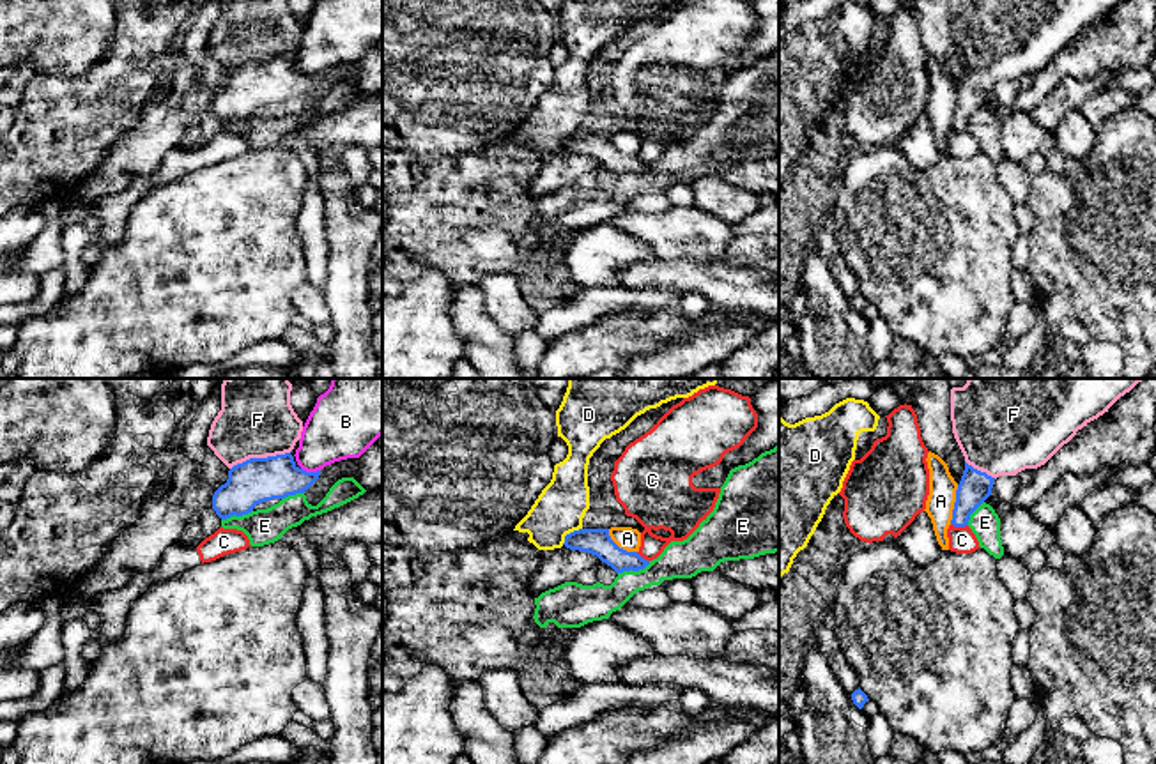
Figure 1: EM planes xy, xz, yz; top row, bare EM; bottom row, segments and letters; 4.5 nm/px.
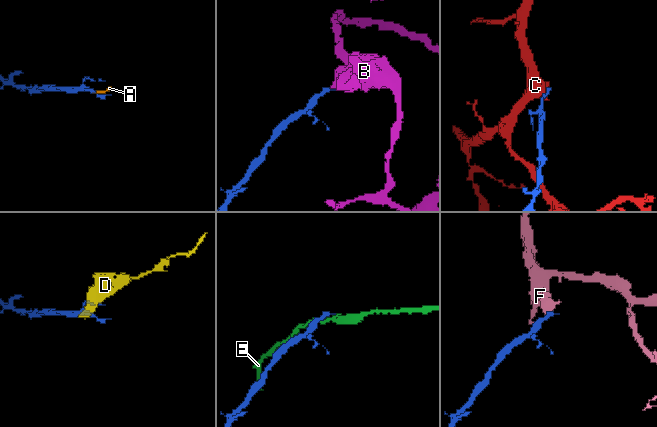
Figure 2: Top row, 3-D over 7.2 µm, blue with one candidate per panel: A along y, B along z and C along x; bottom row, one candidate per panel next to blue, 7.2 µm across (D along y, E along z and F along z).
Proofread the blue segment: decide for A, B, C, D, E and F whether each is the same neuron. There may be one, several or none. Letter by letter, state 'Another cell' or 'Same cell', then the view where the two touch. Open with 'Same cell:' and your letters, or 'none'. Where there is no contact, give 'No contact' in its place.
Same cell: F
A: Another cell. Touches blue in yz
B: Another cell. Touches blue in xy
C: Another cell. Touches blue in yz
D: Another cell. Touches blue in xz
E: Another cell. Touches blue in xz
F: Same cell. Touches blue in xy

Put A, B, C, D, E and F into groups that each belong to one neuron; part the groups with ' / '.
A / B / C / D / E / F

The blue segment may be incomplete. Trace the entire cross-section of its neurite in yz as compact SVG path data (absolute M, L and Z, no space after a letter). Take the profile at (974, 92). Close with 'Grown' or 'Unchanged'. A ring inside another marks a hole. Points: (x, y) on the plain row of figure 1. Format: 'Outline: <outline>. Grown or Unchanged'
Outline: M951 0L954 42L965 60L951 127L968 129L970 118L991 99L998 80L1044 69L1078 34L1098 23L1121 0Z. Grown

